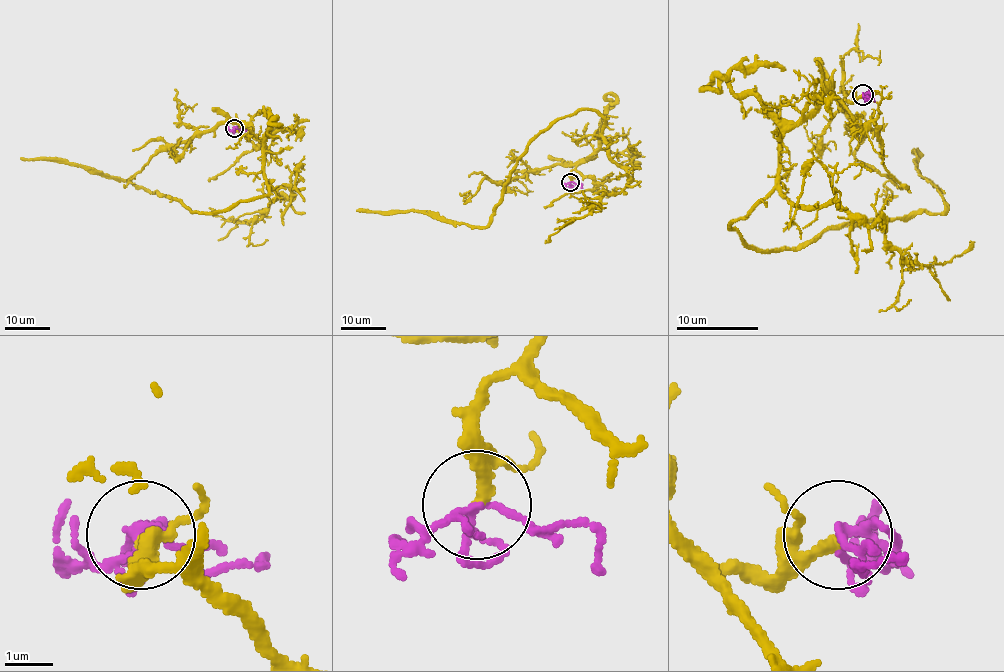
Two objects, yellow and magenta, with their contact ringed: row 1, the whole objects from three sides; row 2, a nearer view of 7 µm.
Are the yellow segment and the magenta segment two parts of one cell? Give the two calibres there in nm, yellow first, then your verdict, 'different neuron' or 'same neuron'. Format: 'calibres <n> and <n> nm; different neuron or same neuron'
calibres 240 and 150 nm; same neuron

